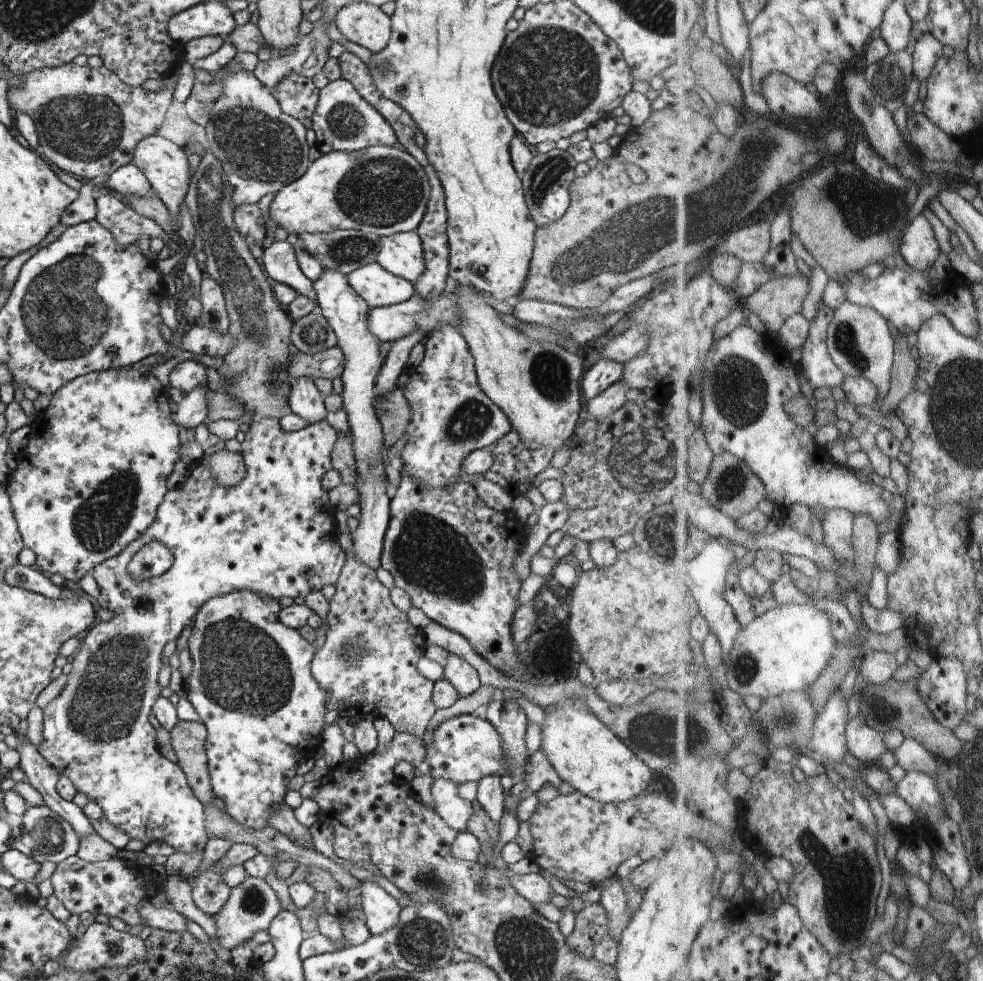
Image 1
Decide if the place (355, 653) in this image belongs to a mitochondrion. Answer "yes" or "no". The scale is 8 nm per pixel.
yes

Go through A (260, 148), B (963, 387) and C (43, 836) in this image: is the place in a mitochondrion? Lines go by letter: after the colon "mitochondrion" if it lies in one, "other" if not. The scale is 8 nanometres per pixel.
A: mitochondrion
B: mitochondrion
C: mitochondrion

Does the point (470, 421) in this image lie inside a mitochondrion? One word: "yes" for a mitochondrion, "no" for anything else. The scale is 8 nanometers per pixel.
yes

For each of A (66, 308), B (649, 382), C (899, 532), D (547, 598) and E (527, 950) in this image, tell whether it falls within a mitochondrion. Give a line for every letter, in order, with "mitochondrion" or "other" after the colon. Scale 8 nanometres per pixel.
A: mitochondrion
B: other
C: other
D: mitochondrion
E: mitochondrion

